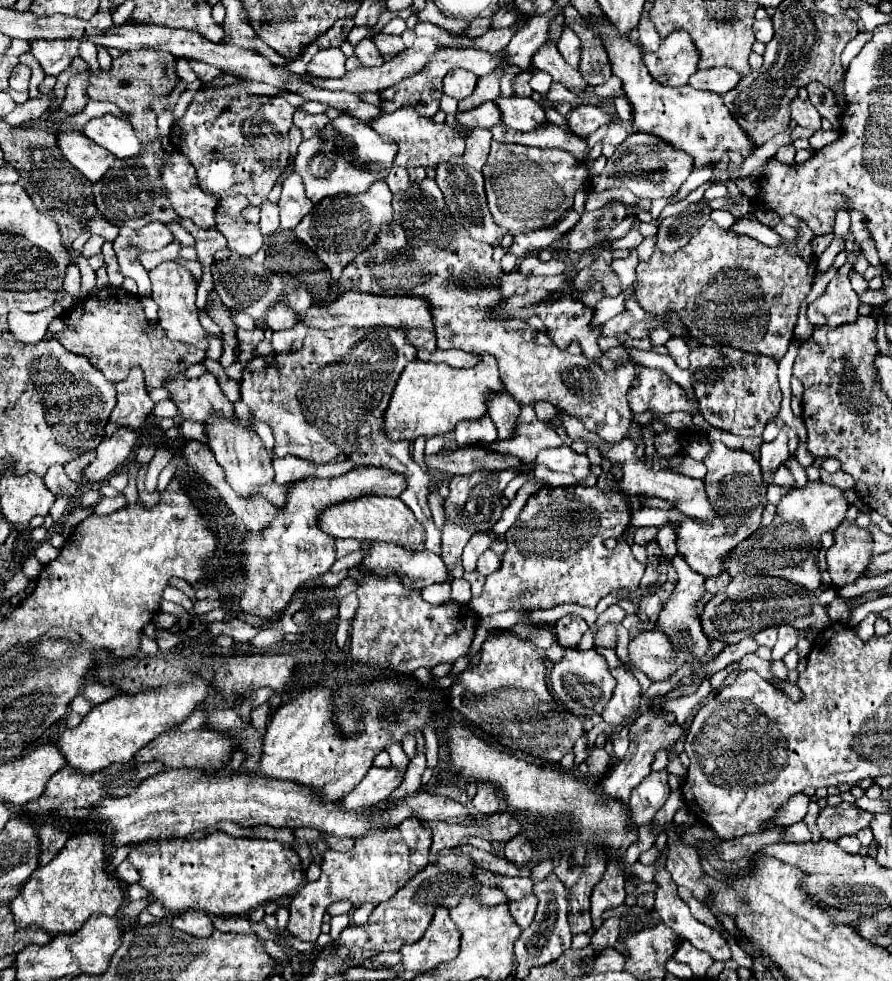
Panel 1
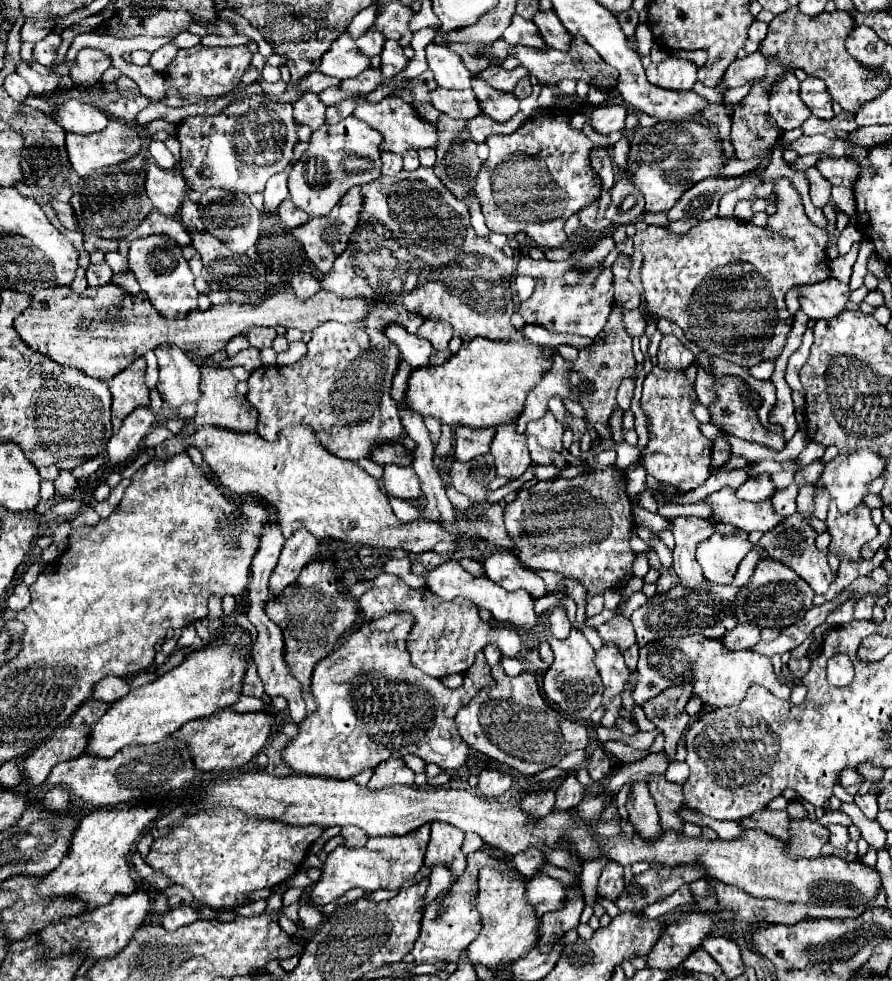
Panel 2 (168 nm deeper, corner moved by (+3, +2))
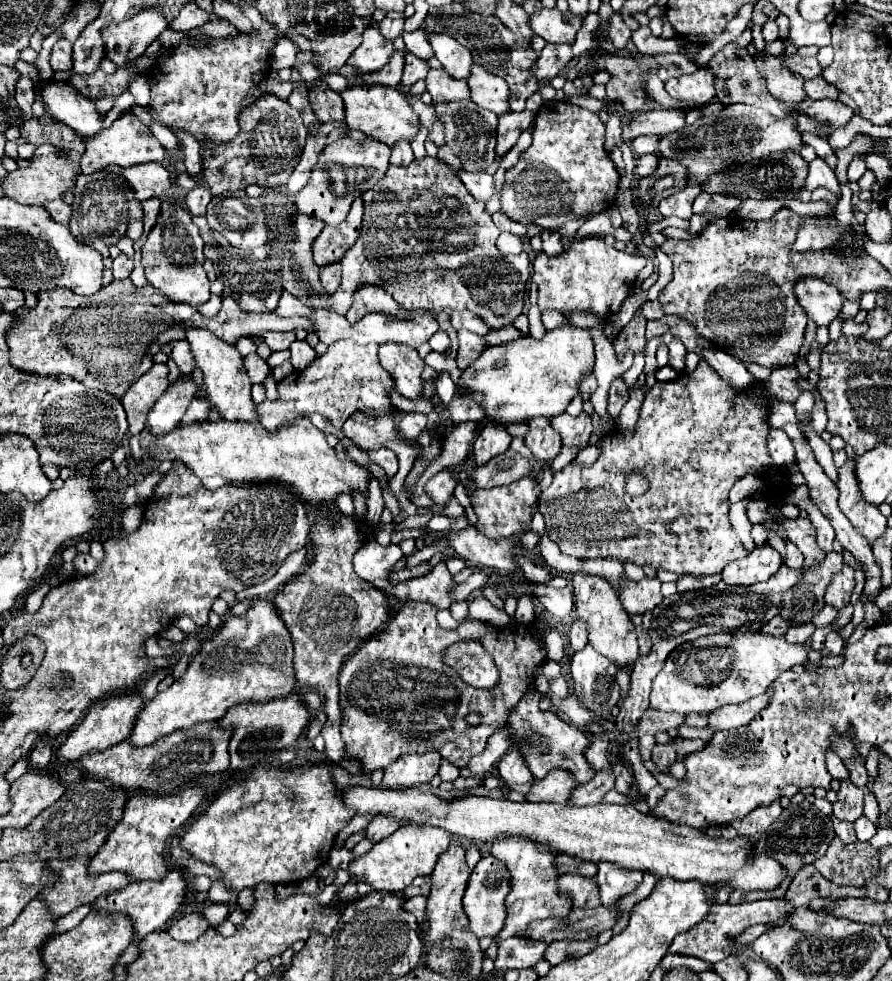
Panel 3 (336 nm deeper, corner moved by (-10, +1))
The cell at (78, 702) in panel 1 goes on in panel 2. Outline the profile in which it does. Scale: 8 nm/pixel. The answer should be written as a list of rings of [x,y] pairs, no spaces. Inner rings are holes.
[[[105,677],[93,687],[91,697],[99,699],[99,701],[105,701],[105,703],[113,703],[113,701],[121,699],[125,693],[129,693],[129,685],[127,685],[125,679],[121,679],[121,677]]]

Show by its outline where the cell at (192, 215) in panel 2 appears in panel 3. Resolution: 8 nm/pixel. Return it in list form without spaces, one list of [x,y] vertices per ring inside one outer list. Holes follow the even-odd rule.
[[[200,184],[186,194],[186,206],[190,208],[192,216],[204,216],[210,200],[212,200],[212,192],[210,188],[206,188],[206,184]]]

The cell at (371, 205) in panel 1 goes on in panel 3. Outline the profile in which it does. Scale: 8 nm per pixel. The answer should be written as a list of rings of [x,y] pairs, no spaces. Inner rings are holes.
[[[356,198],[346,220],[338,226],[324,226],[320,236],[314,240],[312,248],[314,262],[322,268],[330,262],[340,260],[346,254],[346,250],[358,240],[360,222],[362,222],[362,200]]]

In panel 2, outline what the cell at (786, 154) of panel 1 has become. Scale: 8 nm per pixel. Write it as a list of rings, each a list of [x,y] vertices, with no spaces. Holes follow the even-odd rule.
[[[779,177],[773,191],[777,195],[777,211],[769,217],[767,227],[755,227],[749,221],[713,217],[699,223],[683,237],[669,235],[659,225],[649,225],[633,237],[635,249],[643,253],[641,281],[649,313],[653,317],[675,321],[683,329],[685,337],[697,347],[741,367],[775,361],[781,355],[793,325],[793,315],[785,305],[785,293],[797,283],[815,283],[831,275],[829,259],[825,255],[829,239],[827,231],[809,221],[803,211],[801,195],[787,177]]]

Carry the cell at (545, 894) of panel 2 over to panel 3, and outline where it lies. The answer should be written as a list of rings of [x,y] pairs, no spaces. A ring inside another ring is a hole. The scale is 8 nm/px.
[[[562,874],[558,878],[558,886],[564,894],[572,898],[574,908],[598,908],[600,892],[594,878],[584,878],[578,874]]]

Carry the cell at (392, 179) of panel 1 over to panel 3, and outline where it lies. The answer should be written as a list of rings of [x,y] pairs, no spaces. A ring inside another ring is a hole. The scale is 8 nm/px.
[[[398,140],[398,144],[394,144],[392,148],[392,156],[390,156],[390,164],[392,166],[406,166],[414,160],[412,148],[408,140]]]

